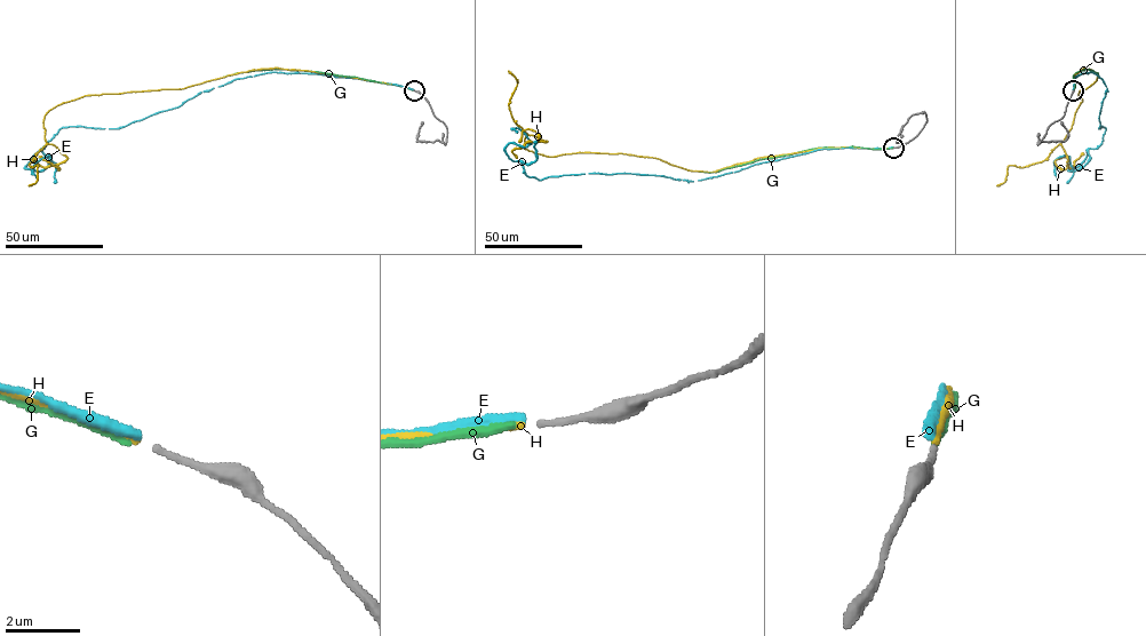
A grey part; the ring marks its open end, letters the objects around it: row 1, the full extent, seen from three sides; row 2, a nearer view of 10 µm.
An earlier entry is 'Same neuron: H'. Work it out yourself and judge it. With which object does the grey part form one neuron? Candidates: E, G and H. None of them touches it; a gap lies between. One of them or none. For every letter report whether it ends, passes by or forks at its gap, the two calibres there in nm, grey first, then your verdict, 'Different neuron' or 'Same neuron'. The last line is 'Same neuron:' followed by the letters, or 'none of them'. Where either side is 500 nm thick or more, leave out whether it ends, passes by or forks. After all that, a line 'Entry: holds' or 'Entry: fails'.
E: It ends there. Thickness 160 nm (grey) against 300 nm. Different neuron
G: It ends there. Thickness 160 nm (grey) against 190 nm. Different neuron
H: It ends there. Thickness 160 nm (grey) against 150 nm. Same neuron
Same neuron: H
Entry: holds

